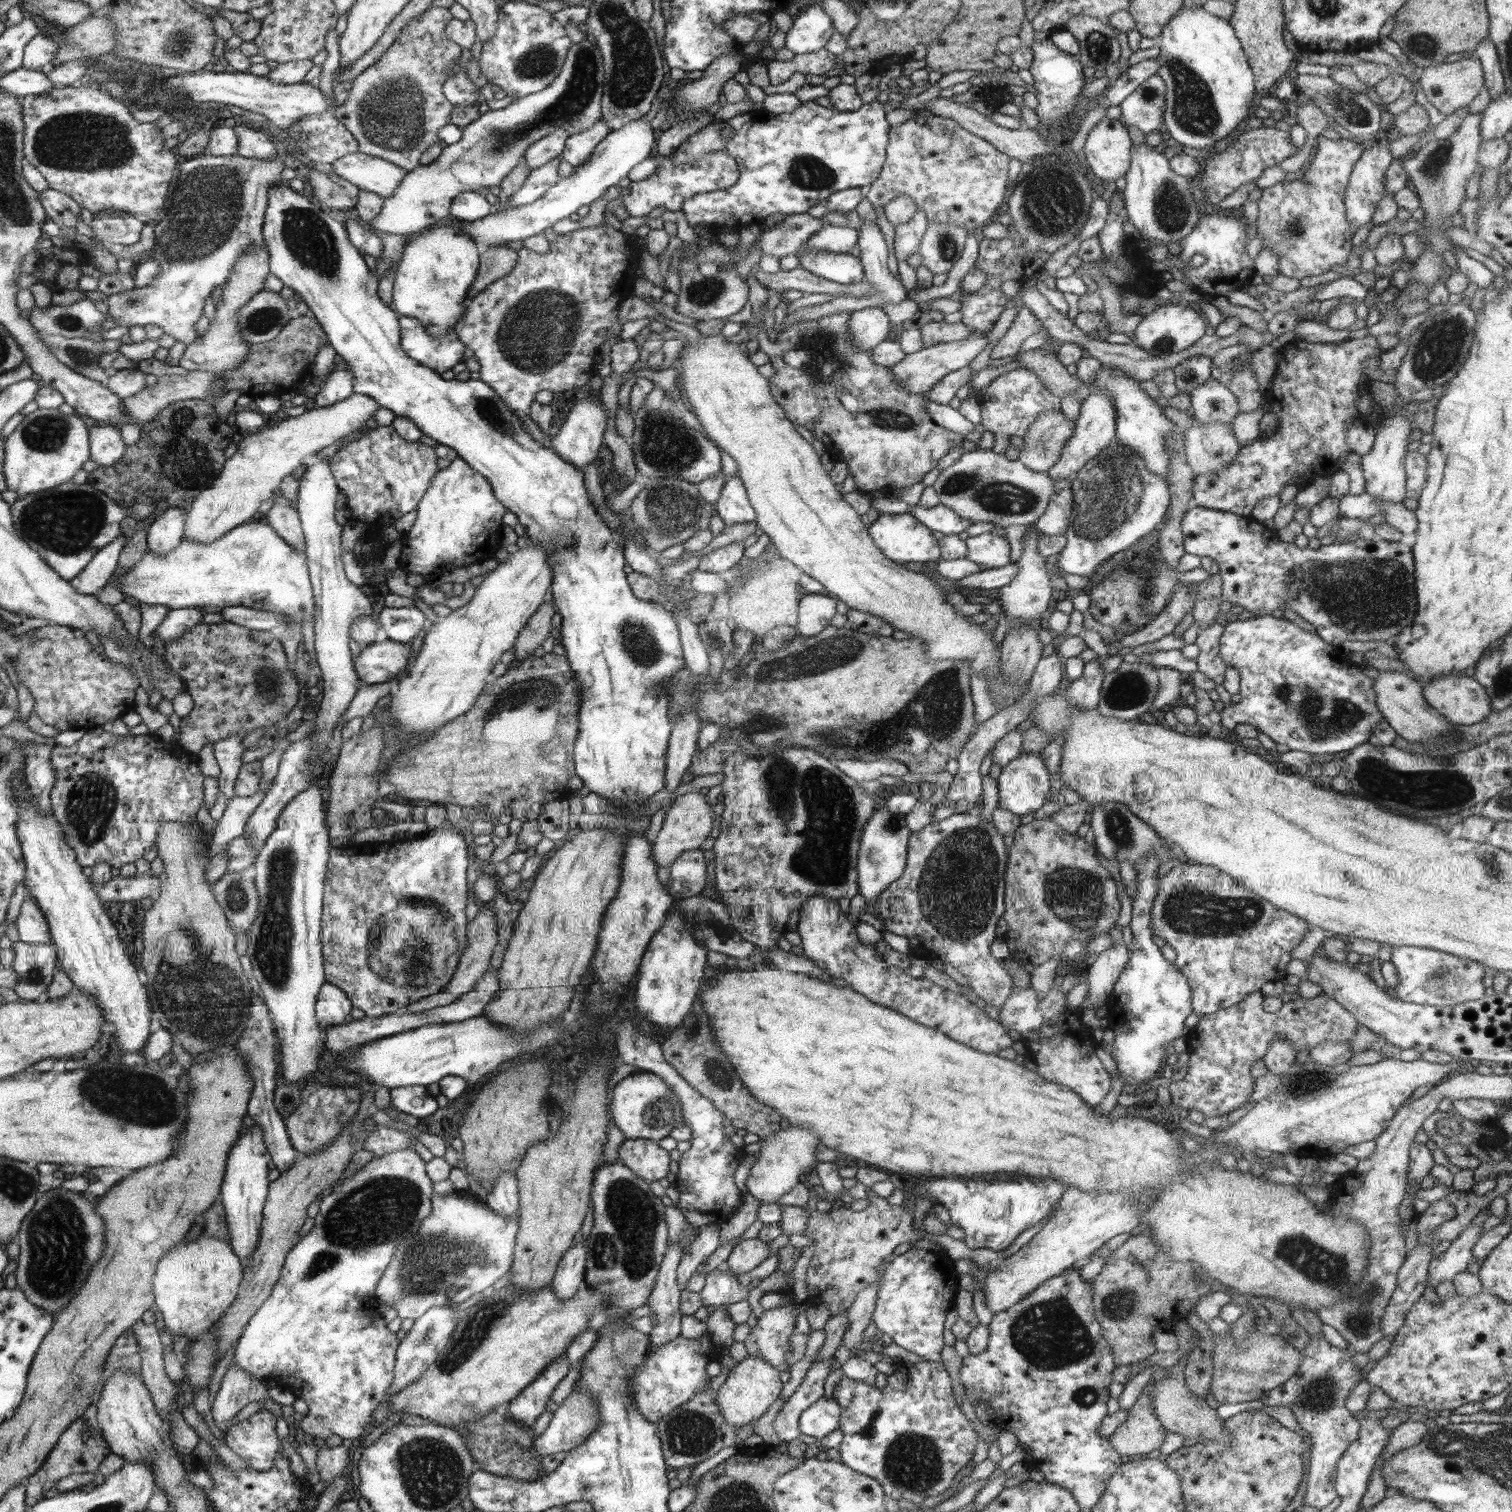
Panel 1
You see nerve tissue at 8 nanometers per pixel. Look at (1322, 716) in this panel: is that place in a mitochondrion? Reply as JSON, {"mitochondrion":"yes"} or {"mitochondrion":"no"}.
{"mitochondrion":"yes"}

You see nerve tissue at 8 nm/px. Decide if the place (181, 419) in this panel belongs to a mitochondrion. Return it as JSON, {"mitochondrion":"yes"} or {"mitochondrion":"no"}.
{"mitochondrion":"yes"}

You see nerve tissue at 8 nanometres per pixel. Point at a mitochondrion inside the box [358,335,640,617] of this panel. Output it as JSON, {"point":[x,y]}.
{"point":[488,409]}

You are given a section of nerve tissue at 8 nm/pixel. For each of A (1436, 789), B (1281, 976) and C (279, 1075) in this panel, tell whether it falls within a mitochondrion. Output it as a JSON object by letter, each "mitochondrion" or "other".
{"A":"mitochondrion","B":"other","C":"other"}

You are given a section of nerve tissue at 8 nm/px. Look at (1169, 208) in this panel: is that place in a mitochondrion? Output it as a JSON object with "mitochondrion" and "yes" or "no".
{"mitochondrion":"yes"}

